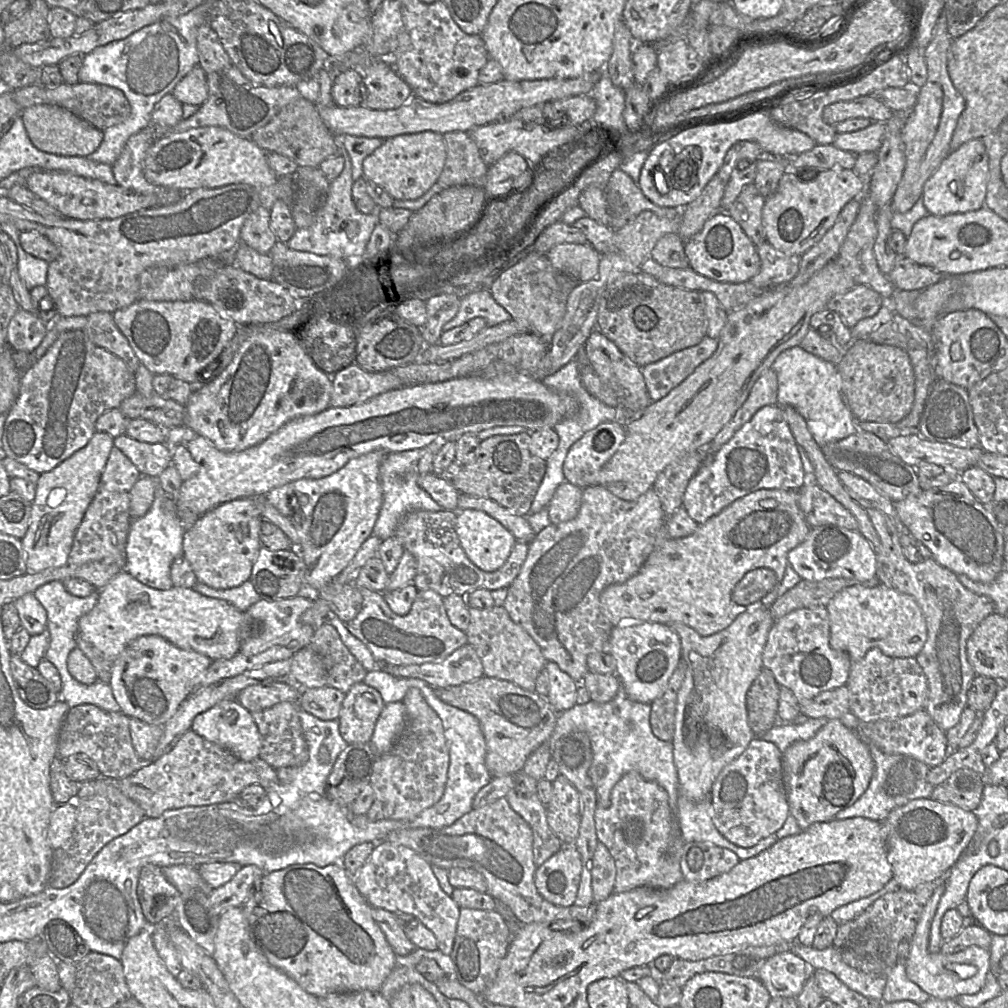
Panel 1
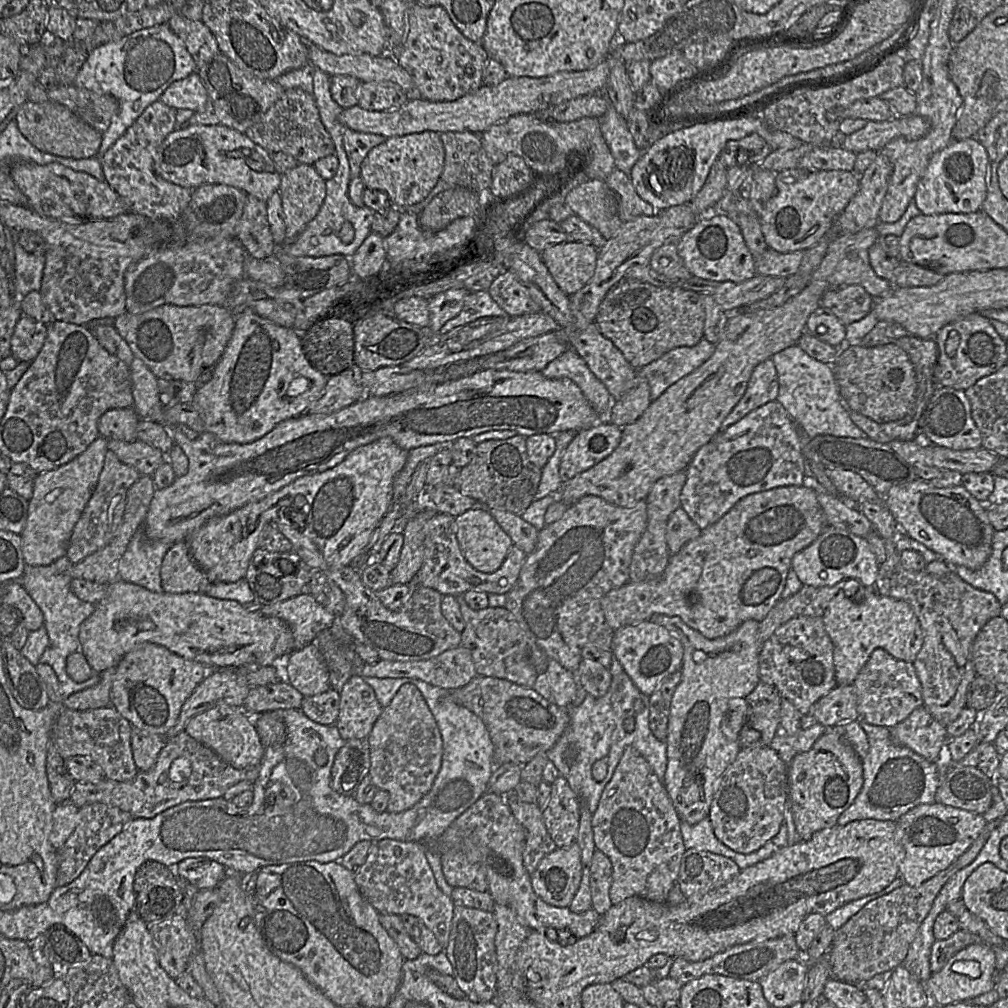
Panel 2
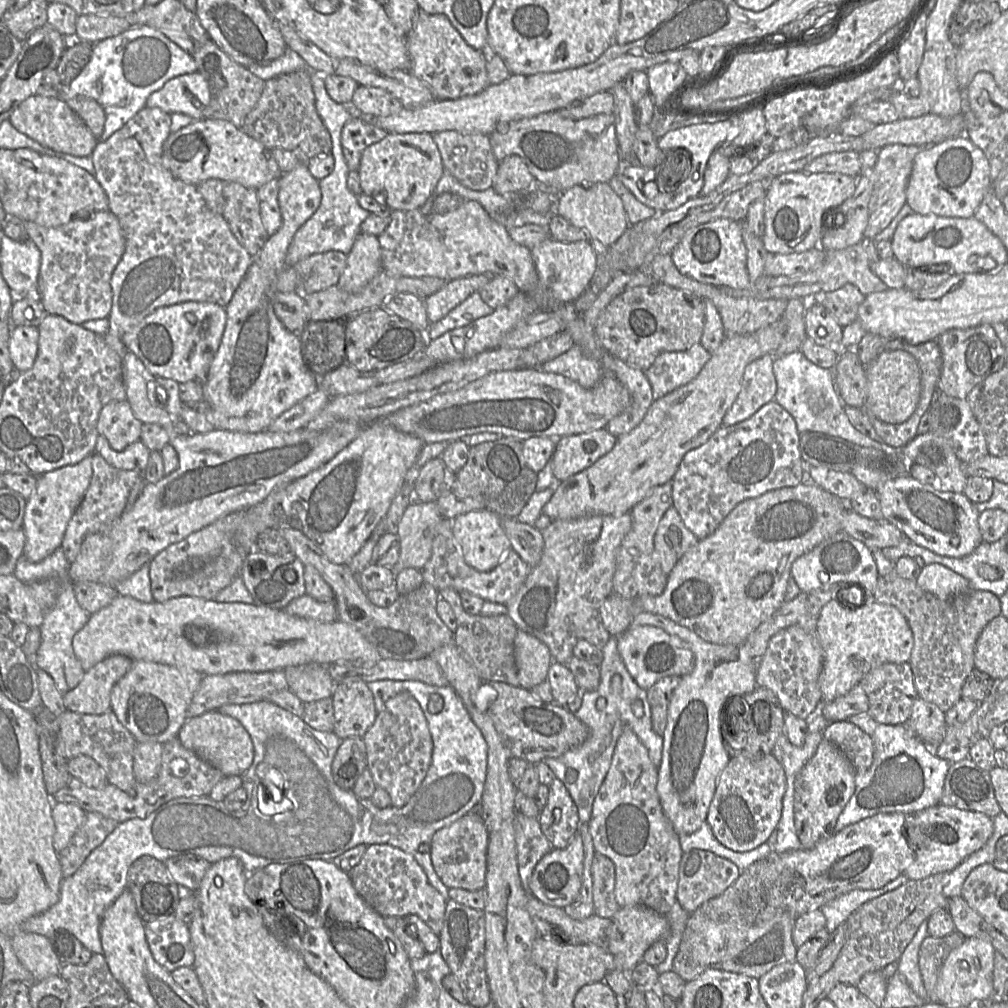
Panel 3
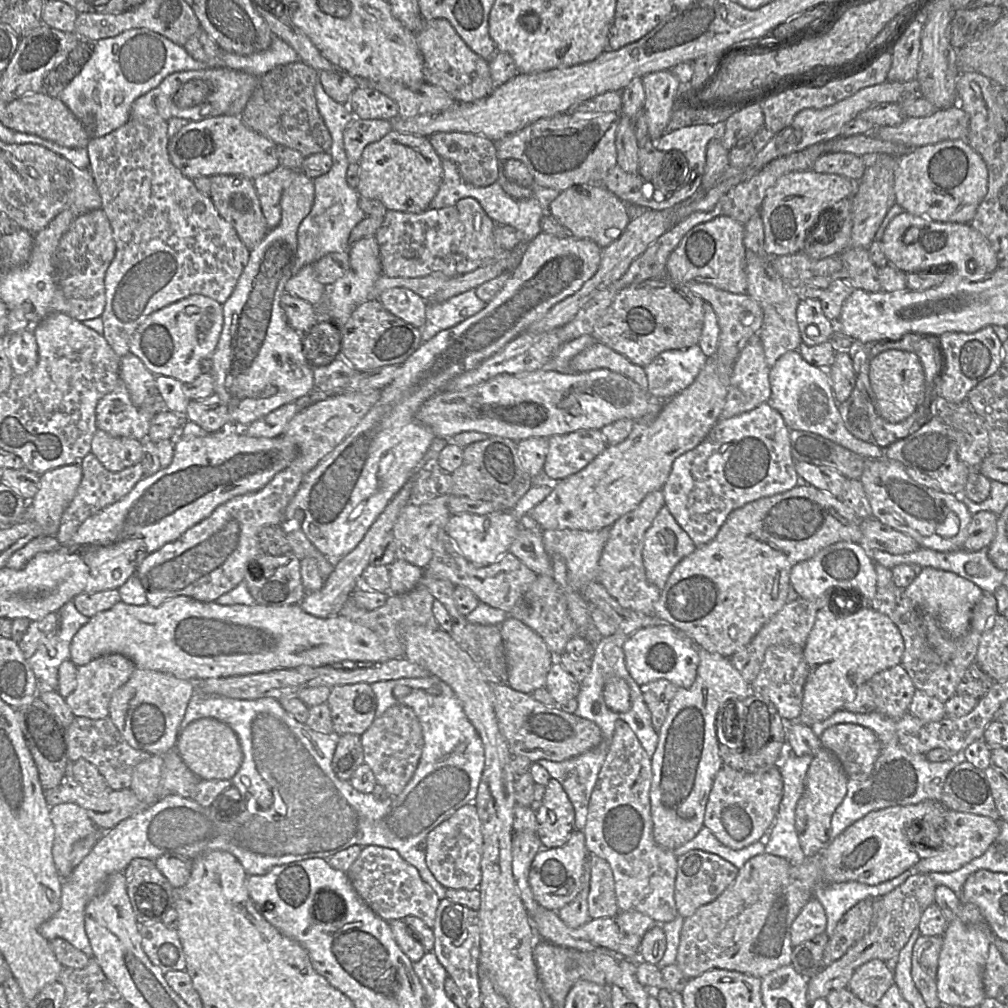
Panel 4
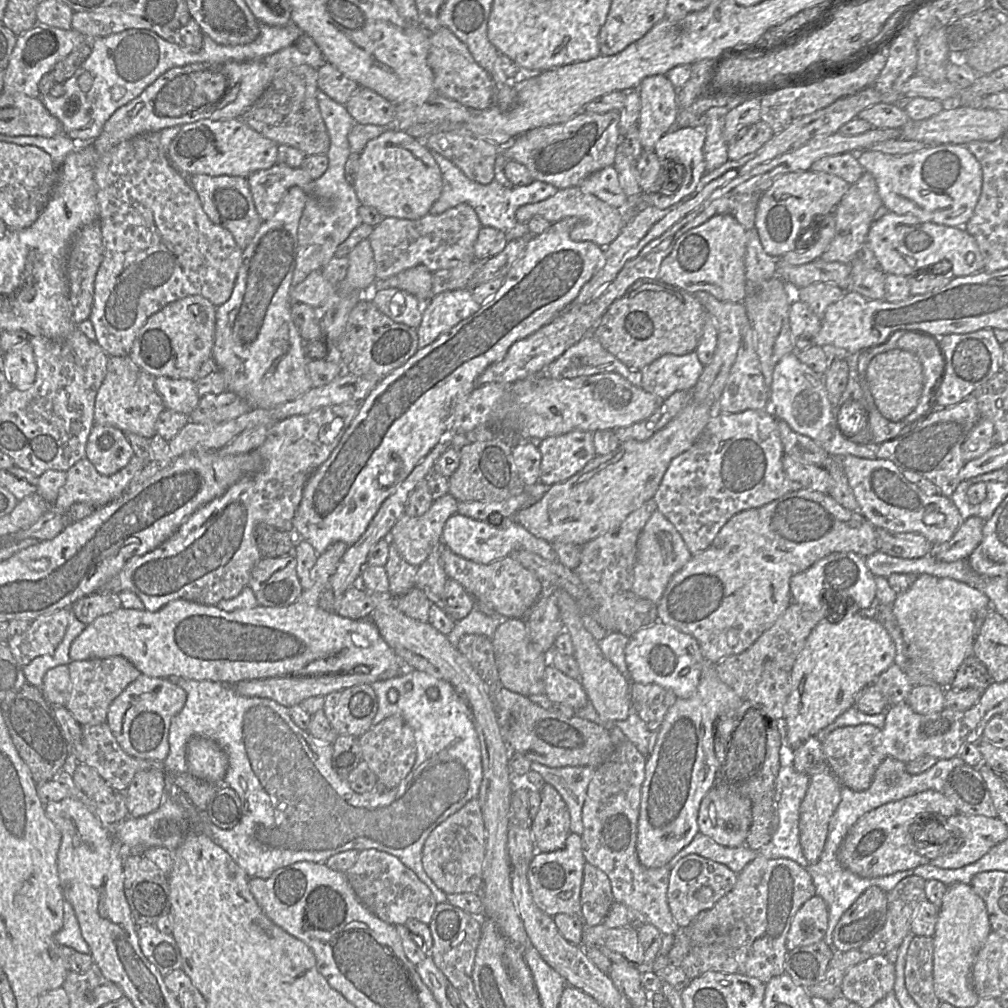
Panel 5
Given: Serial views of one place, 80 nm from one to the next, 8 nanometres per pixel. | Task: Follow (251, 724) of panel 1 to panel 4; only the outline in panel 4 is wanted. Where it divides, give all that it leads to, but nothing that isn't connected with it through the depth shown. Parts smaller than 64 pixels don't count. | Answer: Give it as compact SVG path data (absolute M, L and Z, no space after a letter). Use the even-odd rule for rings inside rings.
M201 718L183 729L175 746L187 767L200 780L231 780L243 761L243 752L236 733L215 718Z

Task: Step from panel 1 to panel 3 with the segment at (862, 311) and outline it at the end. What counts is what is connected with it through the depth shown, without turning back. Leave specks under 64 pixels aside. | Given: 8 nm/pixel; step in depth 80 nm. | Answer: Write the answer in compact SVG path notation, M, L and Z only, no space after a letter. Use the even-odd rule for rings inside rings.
M846 284L835 291L819 292L809 301L824 305L845 327L857 321L858 310L865 297L855 285Z

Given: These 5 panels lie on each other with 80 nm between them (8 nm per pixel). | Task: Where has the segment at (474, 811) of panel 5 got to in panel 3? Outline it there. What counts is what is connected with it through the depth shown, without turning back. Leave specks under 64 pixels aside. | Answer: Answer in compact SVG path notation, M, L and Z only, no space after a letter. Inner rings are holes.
M475 809L439 829L431 839L429 853L433 868L442 883L448 889L484 890L487 845L488 832L479 810Z

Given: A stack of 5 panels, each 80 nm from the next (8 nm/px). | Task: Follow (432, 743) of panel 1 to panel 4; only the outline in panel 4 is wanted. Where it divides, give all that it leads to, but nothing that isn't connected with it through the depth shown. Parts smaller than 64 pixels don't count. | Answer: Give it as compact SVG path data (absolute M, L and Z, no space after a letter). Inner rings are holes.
M401 704L390 707L374 719L360 739L364 764L372 770L376 783L382 785L390 796L399 795L411 780L423 749L421 726L413 710Z

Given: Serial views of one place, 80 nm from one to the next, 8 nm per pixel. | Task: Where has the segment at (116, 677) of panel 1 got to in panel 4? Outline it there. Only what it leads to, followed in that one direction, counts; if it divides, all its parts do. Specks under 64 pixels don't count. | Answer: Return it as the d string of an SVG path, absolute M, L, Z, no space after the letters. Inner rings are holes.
M136 668L130 679L113 694L109 717L125 741L151 755L165 755L175 749L180 724L198 682L154 670Z

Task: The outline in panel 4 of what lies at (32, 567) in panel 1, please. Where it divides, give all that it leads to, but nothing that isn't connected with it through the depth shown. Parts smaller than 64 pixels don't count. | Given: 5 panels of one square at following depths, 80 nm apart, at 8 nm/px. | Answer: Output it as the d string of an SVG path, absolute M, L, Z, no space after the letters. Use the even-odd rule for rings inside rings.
M80 462L40 475L39 489L28 501L25 519L36 522L42 536L56 536L61 517L75 497L82 476Z

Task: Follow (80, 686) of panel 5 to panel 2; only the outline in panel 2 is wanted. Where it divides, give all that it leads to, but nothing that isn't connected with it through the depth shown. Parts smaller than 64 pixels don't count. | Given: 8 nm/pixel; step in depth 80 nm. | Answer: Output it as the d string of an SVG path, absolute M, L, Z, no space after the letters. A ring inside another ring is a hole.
M116 667L99 673L99 681L84 690L75 692L63 700L67 709L91 710L110 706L110 692L116 673Z

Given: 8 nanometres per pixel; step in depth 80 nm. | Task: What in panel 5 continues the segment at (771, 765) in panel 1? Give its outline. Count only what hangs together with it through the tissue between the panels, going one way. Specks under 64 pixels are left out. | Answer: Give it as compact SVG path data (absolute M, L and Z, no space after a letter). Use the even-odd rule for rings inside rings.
M713 787L701 801L697 821L699 831L718 844L739 847L745 845L751 826L752 803L746 797L733 792L721 792L717 787Z

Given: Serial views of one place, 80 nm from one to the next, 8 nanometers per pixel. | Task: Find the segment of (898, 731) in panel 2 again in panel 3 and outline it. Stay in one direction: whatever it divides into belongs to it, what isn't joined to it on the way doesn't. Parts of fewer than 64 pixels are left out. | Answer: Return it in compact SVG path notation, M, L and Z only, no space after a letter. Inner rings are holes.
M918 697L905 725L914 736L934 751L945 736L945 713L935 704Z

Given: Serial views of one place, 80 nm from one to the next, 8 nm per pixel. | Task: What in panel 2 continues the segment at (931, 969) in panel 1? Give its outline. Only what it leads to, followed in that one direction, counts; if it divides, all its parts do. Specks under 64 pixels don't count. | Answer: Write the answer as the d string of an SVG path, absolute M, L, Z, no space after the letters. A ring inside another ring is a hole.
M984 943L971 944L953 955L943 968L922 981L931 1003L947 1006L966 1002L996 988L996 968L994 949Z

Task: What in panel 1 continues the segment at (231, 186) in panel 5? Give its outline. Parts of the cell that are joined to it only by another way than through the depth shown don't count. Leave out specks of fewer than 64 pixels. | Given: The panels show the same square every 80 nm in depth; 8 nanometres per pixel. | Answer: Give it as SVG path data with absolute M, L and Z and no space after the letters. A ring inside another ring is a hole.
M260 205L244 221L240 231L240 242L261 254L268 254L277 241L270 228L270 211Z

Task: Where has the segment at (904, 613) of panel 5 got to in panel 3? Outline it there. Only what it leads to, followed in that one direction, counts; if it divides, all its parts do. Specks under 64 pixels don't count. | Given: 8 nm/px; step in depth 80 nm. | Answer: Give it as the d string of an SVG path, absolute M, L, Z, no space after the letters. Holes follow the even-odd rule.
M938 563L925 564L916 583L921 589L940 599L949 599L972 590L968 579Z

